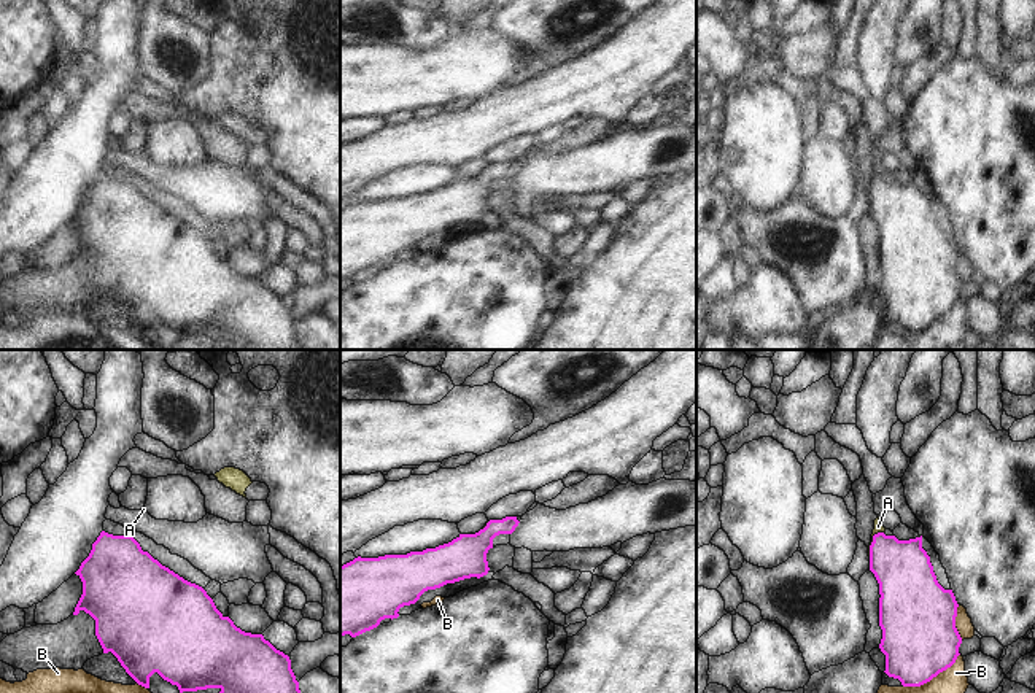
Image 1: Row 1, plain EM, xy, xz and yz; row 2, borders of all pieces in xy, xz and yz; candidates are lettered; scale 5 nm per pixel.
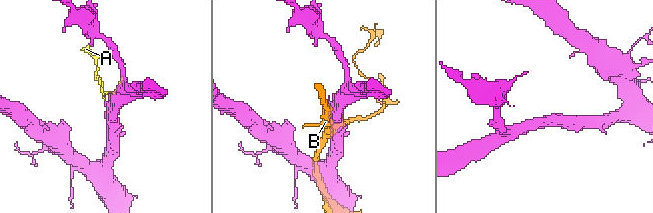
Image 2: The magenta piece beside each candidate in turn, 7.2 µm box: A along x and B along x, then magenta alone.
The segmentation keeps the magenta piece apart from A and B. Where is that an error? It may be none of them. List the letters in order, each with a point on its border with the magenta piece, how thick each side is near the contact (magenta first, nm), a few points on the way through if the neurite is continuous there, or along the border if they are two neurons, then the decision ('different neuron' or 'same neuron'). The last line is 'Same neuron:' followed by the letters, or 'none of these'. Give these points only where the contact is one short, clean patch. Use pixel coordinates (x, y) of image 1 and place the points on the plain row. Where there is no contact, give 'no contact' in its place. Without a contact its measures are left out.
A: meets magenta in yz at (873, 185); 280 nm thick on the magenta side, 50 nm on the other; same neuron
B: meets magenta in yz at (932, 321); 380 nm thick on the magenta side, 190 nm on the other; different neuron
Same neuron: A

